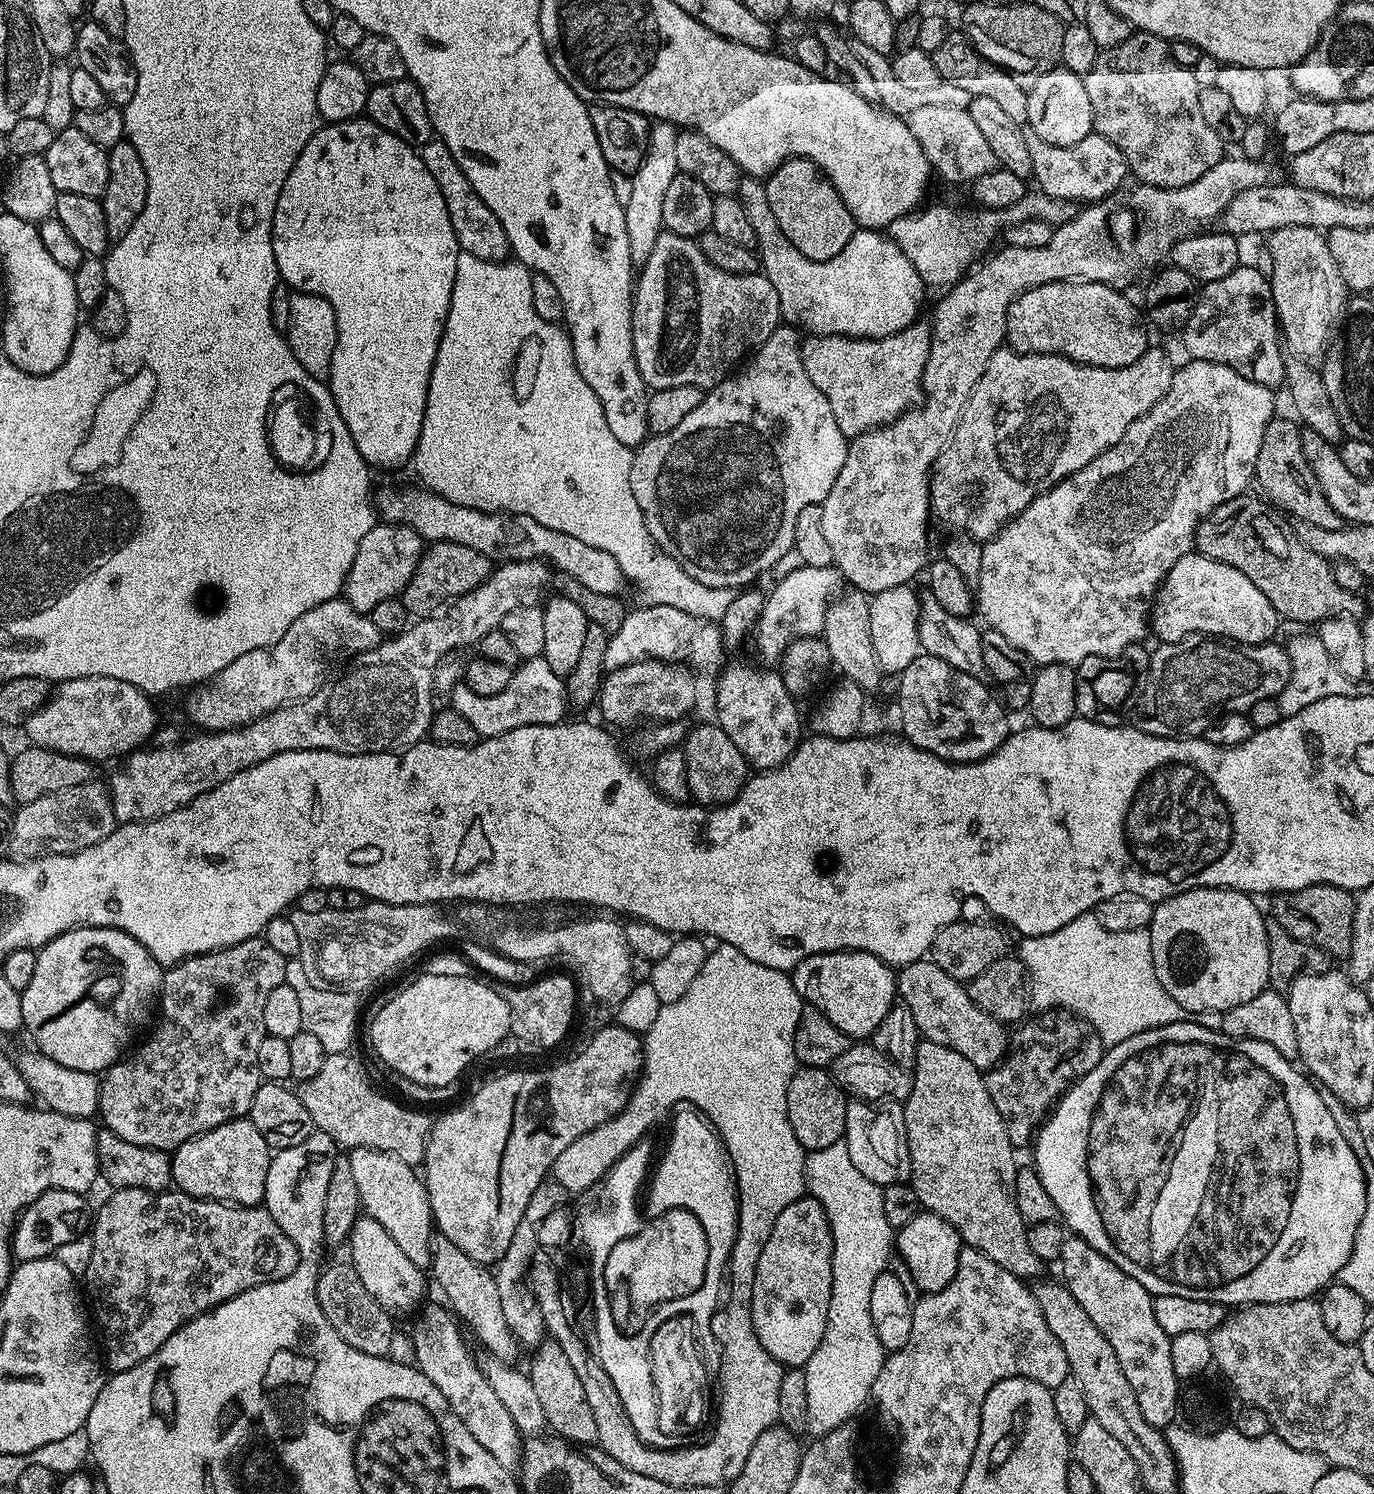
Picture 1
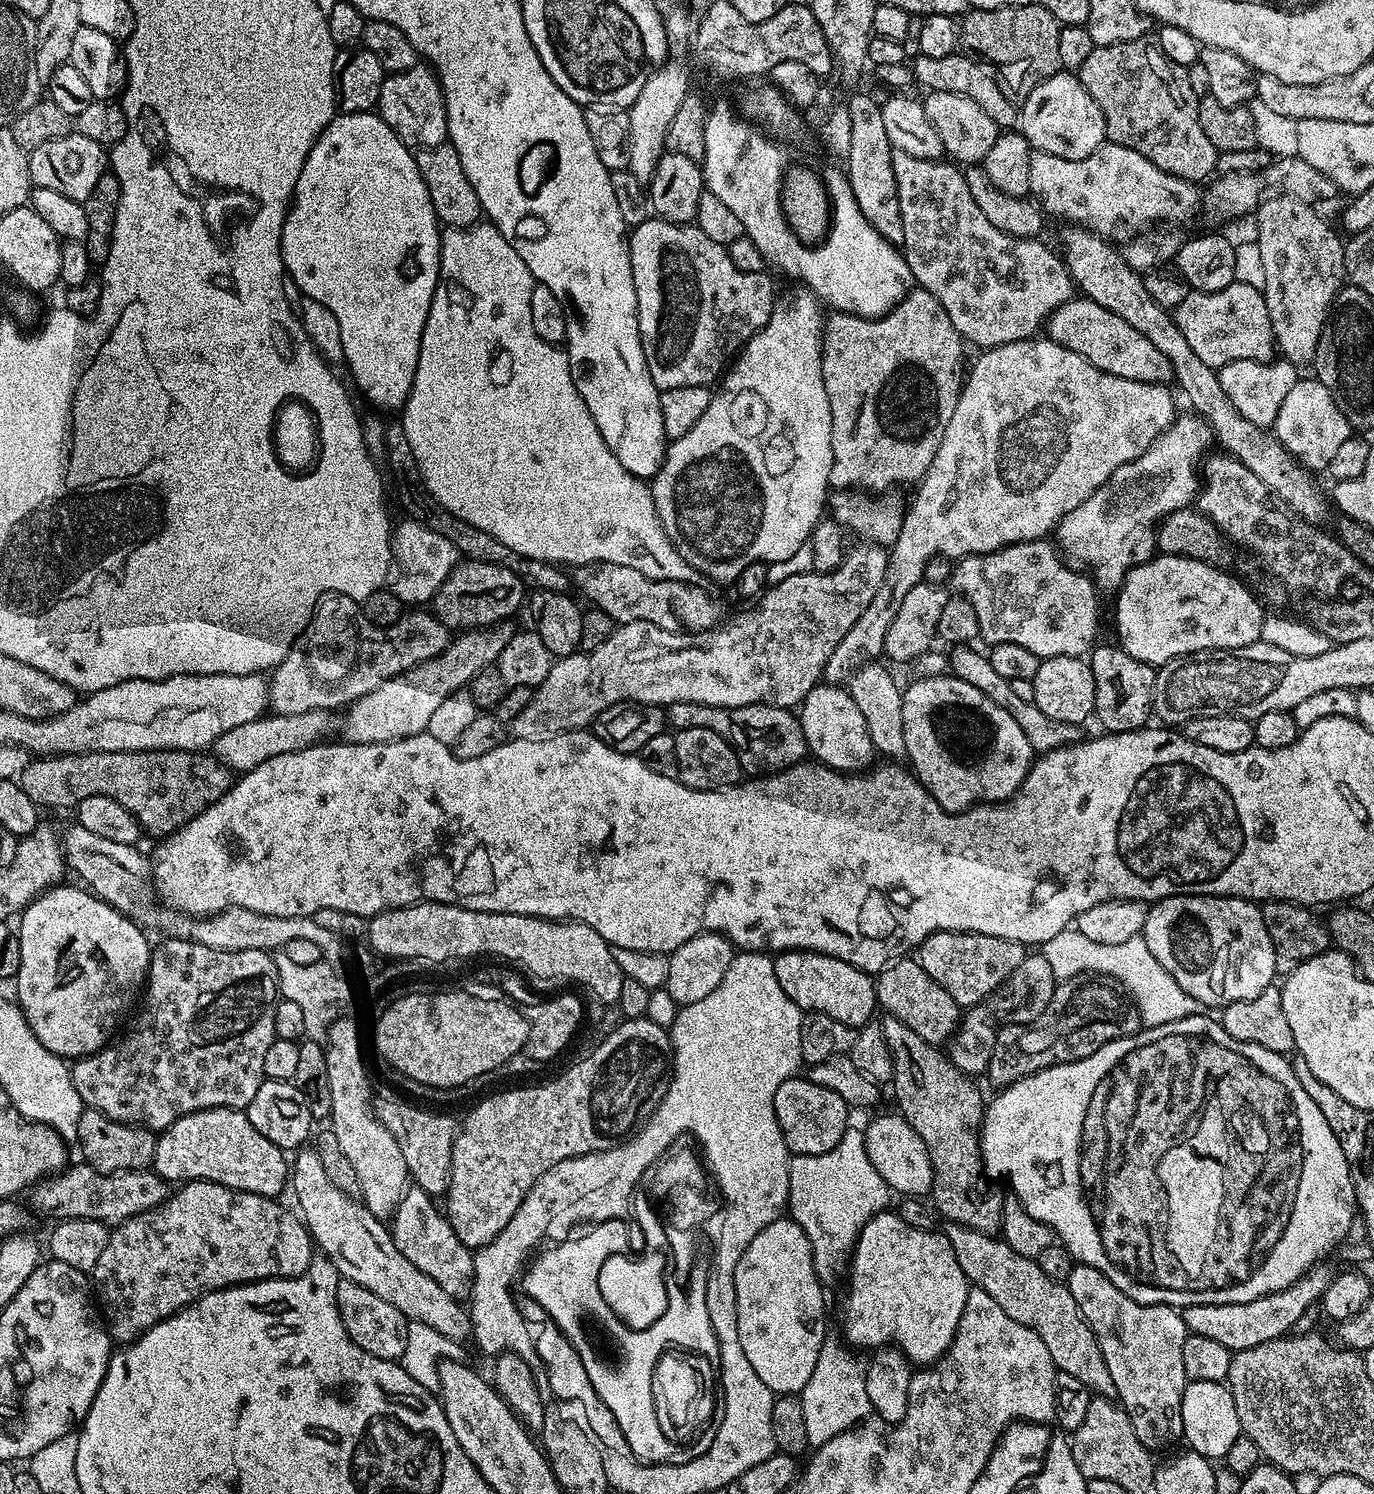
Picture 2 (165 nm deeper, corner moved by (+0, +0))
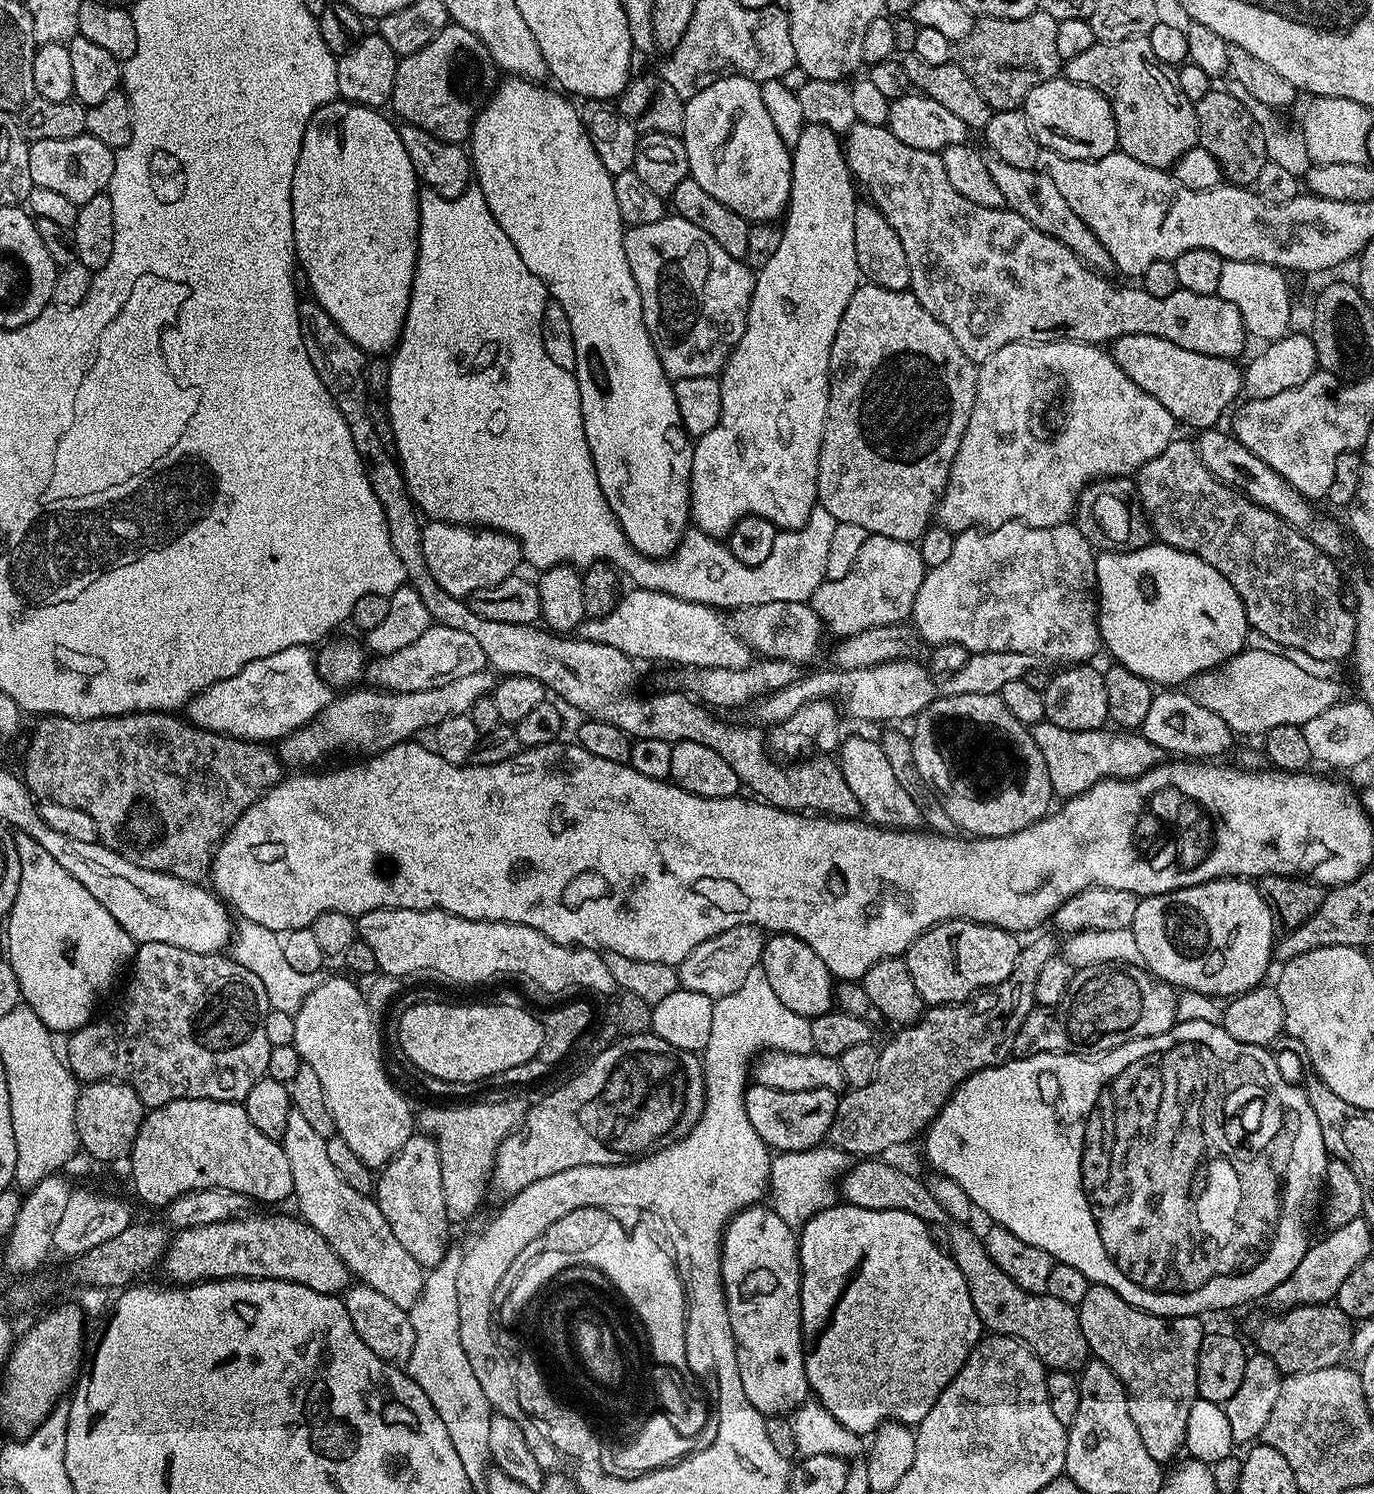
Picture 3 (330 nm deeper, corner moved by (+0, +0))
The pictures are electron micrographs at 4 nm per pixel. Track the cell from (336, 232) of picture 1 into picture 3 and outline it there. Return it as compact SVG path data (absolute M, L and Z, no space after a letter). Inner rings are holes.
M337 98L330 104L323 104L310 118L306 126L306 134L302 138L302 150L298 154L298 166L294 166L294 182L292 183L292 225L294 226L294 246L296 258L304 276L308 279L311 295L334 318L334 322L365 354L388 354L400 342L404 329L404 319L408 313L408 303L412 297L412 279L416 269L416 250L420 235L420 192L418 177L410 162L410 154L406 146L402 146L399 127L384 117L383 111L368 108L364 104L349 104L343 98Z

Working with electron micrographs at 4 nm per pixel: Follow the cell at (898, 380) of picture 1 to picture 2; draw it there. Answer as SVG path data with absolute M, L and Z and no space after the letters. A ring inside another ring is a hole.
M916 286L905 296L902 302L898 302L888 311L887 316L869 318L855 316L849 312L833 311L824 321L824 339L820 346L822 354L822 378L826 382L826 394L830 398L830 414L832 415L832 449L834 450L834 462L830 470L829 485L836 490L863 490L868 494L884 494L895 484L912 484L924 479L930 462L934 462L934 454L938 454L942 434L954 418L954 406L958 406L962 377L966 372L966 360L964 364L965 341L954 330L954 322L950 322L950 314L942 310L942 302L934 298L932 292Z

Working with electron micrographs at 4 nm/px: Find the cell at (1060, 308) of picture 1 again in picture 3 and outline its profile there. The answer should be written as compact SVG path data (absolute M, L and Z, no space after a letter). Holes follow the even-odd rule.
M1128 334L1111 341L1114 362L1150 398L1158 398L1166 410L1181 425L1189 424L1195 430L1215 429L1224 411L1244 392L1244 374L1235 359L1226 356L1207 356L1194 350L1182 350L1166 338L1150 334Z

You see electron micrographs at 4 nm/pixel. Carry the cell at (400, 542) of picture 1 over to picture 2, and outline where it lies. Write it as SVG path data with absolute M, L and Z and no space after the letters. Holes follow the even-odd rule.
M409 518L402 519L399 525L395 525L392 534L392 550L395 559L400 564L400 577L397 578L394 591L405 605L424 606L436 597L436 591L450 578L450 574L461 563L462 557L447 538L428 530L419 522Z

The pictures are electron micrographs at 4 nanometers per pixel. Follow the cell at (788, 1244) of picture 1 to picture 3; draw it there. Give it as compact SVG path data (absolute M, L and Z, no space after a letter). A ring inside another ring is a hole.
M753 1206L743 1208L737 1216L733 1216L724 1229L724 1242L720 1245L720 1273L724 1283L724 1297L730 1314L730 1326L732 1336L736 1340L736 1361L738 1362L738 1374L742 1374L742 1386L746 1389L746 1396L750 1402L763 1412L765 1417L782 1416L795 1413L796 1409L809 1399L810 1389L806 1378L806 1366L804 1365L804 1330L800 1327L800 1245L797 1233L778 1213L773 1212L768 1206Z

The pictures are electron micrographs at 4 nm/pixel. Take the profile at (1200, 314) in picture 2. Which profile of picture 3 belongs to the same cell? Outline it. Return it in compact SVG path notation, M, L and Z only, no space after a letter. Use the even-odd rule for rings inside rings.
M859 122L853 124L846 133L843 145L844 157L848 159L848 169L852 171L855 183L863 191L864 188L868 191L867 199L879 208L881 214L898 234L903 249L906 250L906 262L909 263L910 268L911 292L916 295L918 302L922 302L922 306L926 310L930 310L930 314L934 314L934 318L938 318L938 322L942 322L942 326L946 326L950 330L950 334L954 334L954 342L958 342L958 346L962 346L962 354L966 354L966 358L970 358L973 362L982 362L990 354L1002 350L1002 346L1014 342L1049 344L1052 340L1080 340L1083 344L1104 346L1128 334L1150 334L1158 338L1166 338L1166 342L1174 342L1174 346L1182 346L1182 350L1194 350L1198 354L1206 354L1207 356L1236 358L1243 350L1246 329L1242 314L1238 310L1238 306L1234 306L1234 302L1224 300L1219 294L1214 296L1194 294L1190 290L1180 287L1177 292L1166 298L1154 298L1143 286L1119 288L1118 285L1111 284L1107 280L1109 278L1107 275L1089 268L1060 240L1050 238L1050 234L1042 234L1042 230L1038 230L1038 226L1030 226L1030 222L1026 222L1026 218L1022 218L1022 214L1012 211L1007 206L983 208L970 202L970 198L962 198L962 194L958 194L958 190L954 190L954 186L950 186L950 178L946 178L946 170L942 167L937 153L918 150L914 146L906 146L902 142L898 142L898 138L894 138L894 134L884 124L861 124Z

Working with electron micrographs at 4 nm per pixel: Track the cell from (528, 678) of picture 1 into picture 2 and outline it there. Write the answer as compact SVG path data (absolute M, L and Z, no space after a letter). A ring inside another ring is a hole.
M860 542L857 545L857 548L849 547L847 549L840 567L832 572L809 570L799 572L793 576L787 576L785 580L776 580L759 597L758 603L760 605L757 606L756 612L746 613L741 620L736 620L733 624L725 622L719 628L711 628L708 632L671 632L670 630L662 630L662 626L654 626L645 620L642 622L630 622L629 624L619 625L616 631L610 634L610 638L606 638L606 642L602 642L602 646L598 646L590 653L577 650L570 656L559 657L553 663L548 677L540 683L539 688L533 691L530 706L526 706L526 710L522 710L522 714L518 714L511 720L511 735L517 740L548 740L550 737L558 735L559 732L584 730L591 725L598 714L602 714L602 710L613 708L614 705L625 702L641 706L667 706L669 704L677 704L678 702L694 702L695 704L718 706L719 708L769 704L770 706L778 706L779 708L787 708L789 710L795 709L803 703L812 688L821 683L826 662L830 658L830 654L834 654L834 646L838 646L838 642L842 642L842 638L846 638L846 630L850 630L850 626L854 626L854 622L858 622L862 610L866 610L866 606L870 606L870 598L874 598L874 594L878 594L878 590L882 586L882 578L888 570L889 549L879 544L867 542Z

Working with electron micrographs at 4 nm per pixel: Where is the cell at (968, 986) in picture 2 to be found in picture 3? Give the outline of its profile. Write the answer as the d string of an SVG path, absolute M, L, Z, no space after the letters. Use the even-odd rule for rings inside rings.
M947 920L944 924L935 924L930 930L923 932L909 946L902 959L910 970L910 978L914 978L914 990L924 999L925 1005L943 1006L945 1004L963 1004L972 999L981 990L995 989L1014 970L1014 962L1018 962L1021 941L1013 933L1004 928L995 928L992 924L976 924L973 920Z

